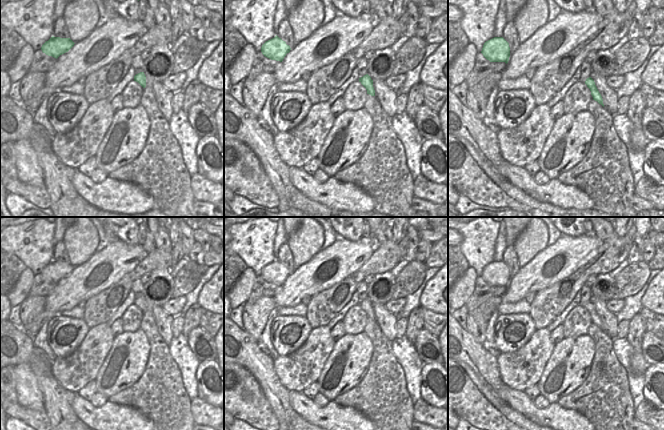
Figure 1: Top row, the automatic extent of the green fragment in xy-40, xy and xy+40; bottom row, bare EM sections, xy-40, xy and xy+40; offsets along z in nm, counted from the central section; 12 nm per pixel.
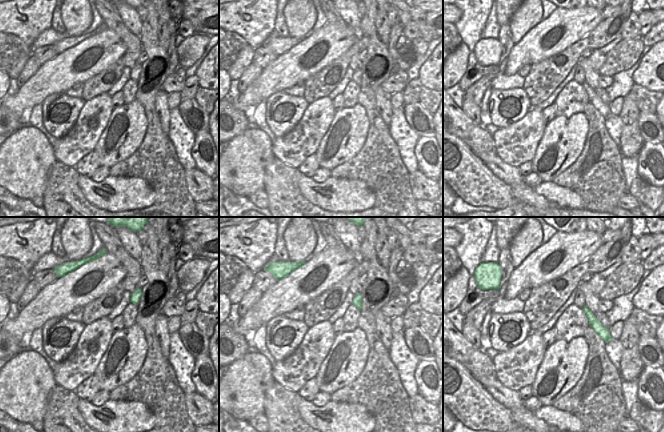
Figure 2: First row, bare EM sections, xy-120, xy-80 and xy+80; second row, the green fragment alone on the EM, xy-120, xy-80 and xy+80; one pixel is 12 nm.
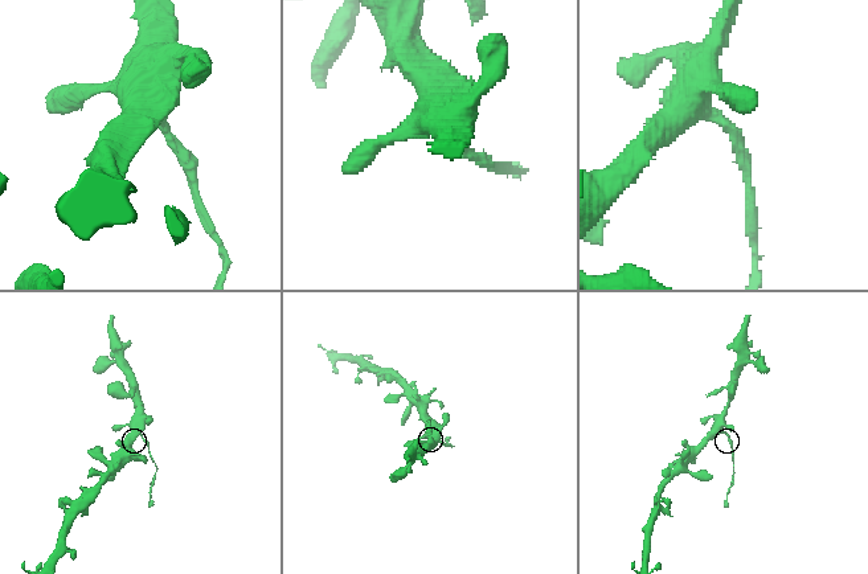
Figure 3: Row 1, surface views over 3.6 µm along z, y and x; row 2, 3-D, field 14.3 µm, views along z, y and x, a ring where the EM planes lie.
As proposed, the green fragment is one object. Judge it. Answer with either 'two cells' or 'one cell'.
two cells

